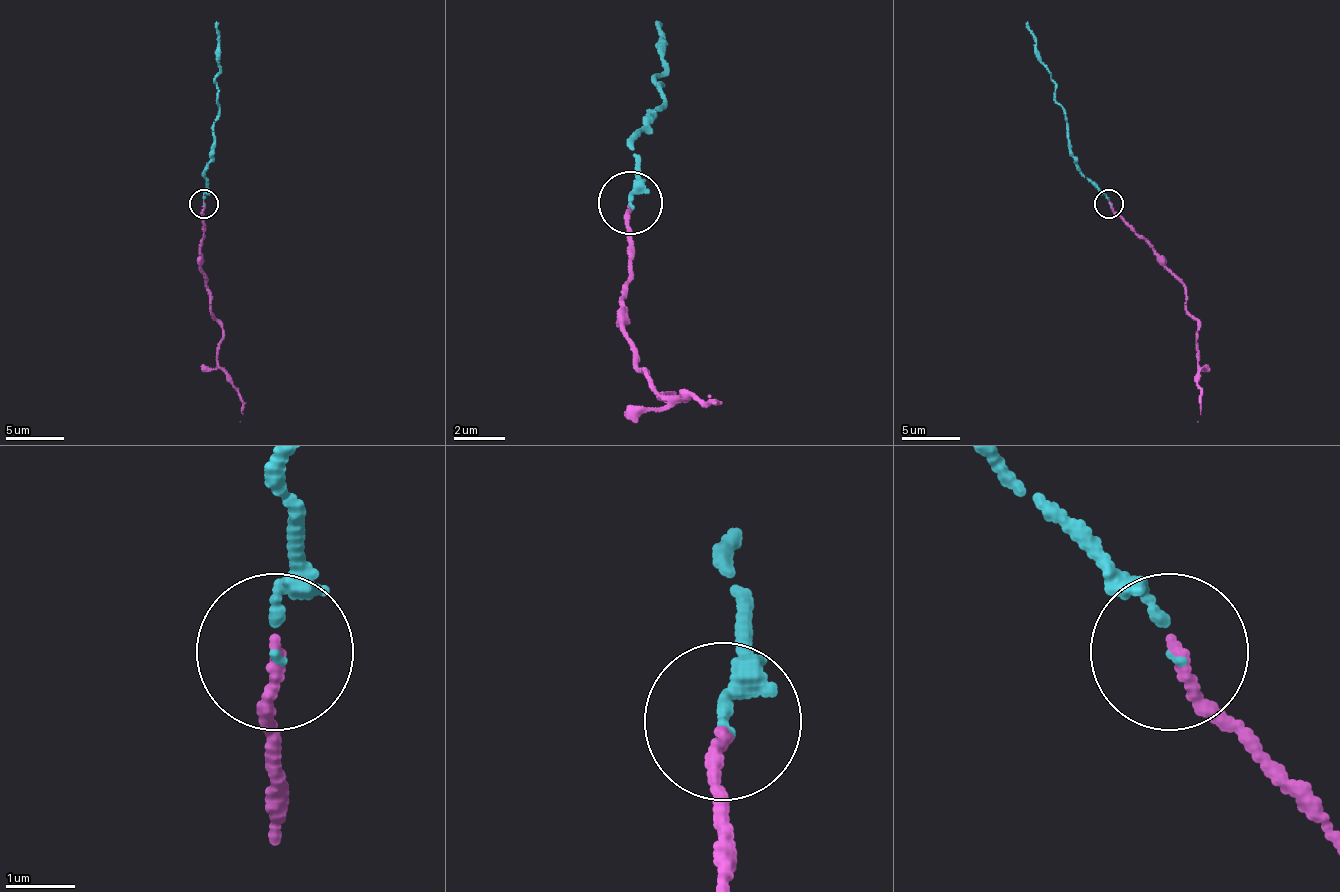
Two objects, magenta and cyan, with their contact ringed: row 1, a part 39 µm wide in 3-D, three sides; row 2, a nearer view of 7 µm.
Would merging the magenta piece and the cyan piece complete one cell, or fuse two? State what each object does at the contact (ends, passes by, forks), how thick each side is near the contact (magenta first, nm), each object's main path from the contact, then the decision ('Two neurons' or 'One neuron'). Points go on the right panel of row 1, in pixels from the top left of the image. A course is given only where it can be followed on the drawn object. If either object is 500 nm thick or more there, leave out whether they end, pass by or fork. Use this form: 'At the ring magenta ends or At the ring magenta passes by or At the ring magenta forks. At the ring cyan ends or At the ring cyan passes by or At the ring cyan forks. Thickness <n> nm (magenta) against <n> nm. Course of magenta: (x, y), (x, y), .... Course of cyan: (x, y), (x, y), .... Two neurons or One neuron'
At the ring magenta ends. At the ring cyan ends. Thickness 160 nm (magenta) against 120 nm. Course of magenta: (1110, 204), (1185, 288), (1185, 312), (1197, 329), (1200, 405), (1197, 422). Course of cyan: (1110, 204), (1080, 172), (1072, 155), (1069, 123), (1063, 108), (1054, 99), (1054, 82), (1040, 62), (1028, 21). One neuron

